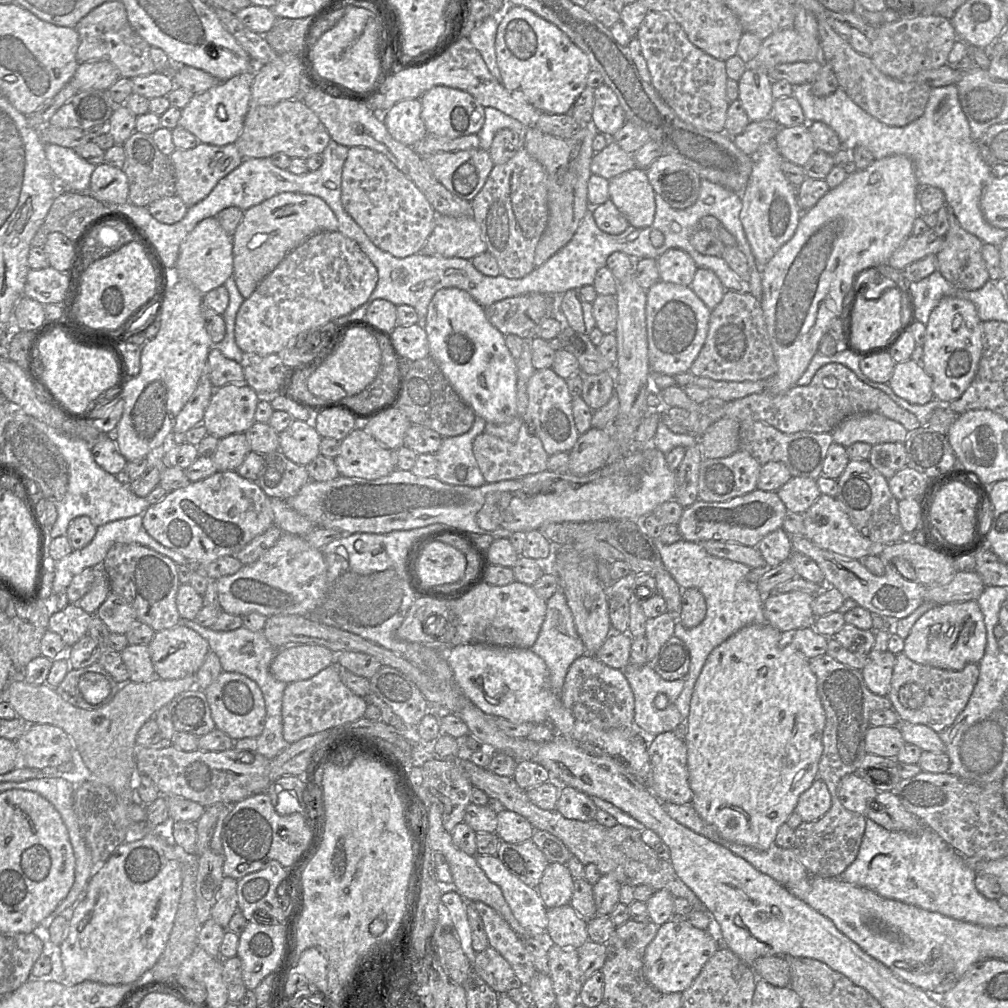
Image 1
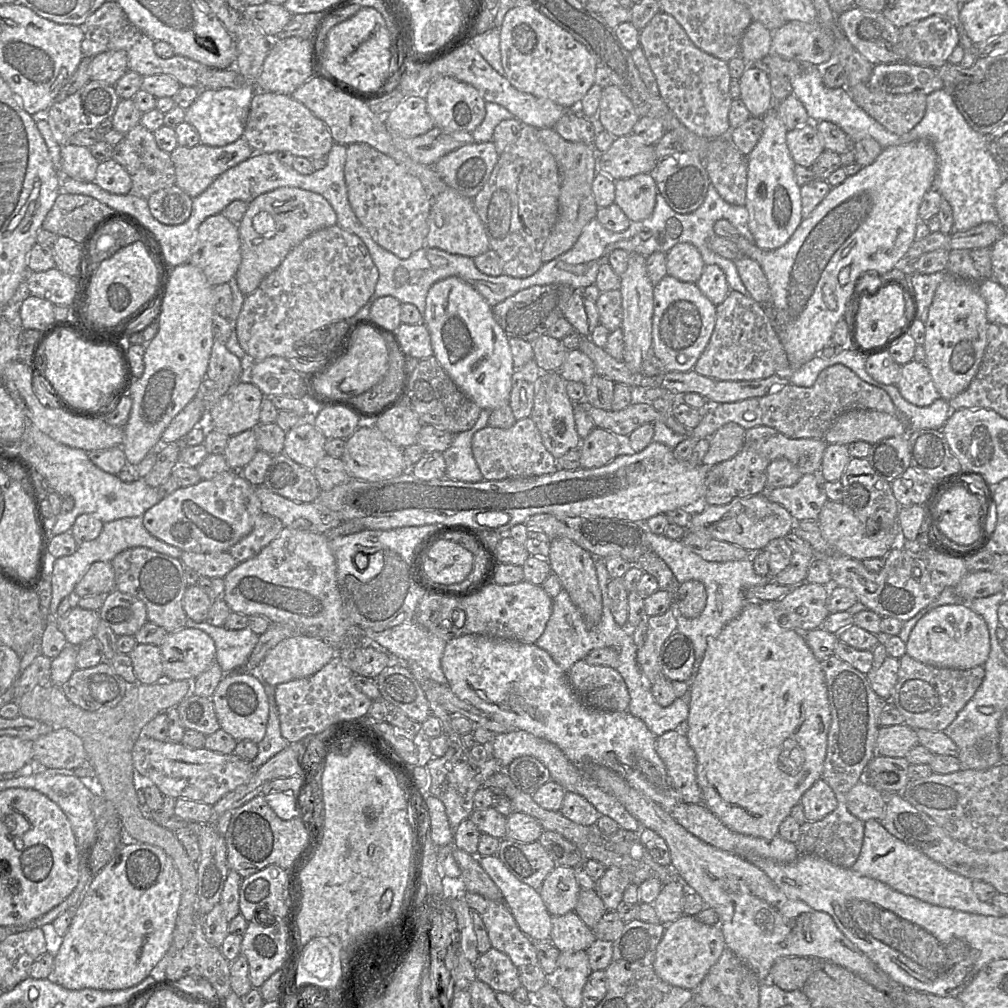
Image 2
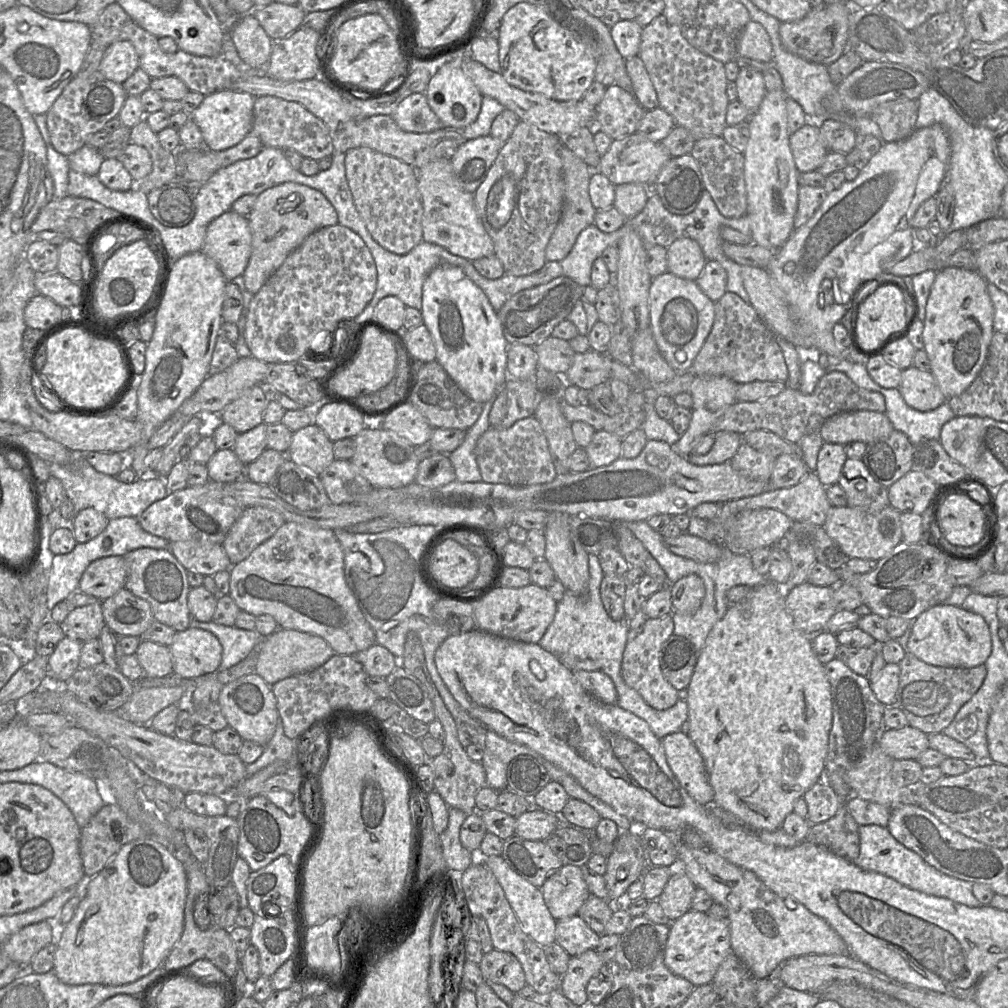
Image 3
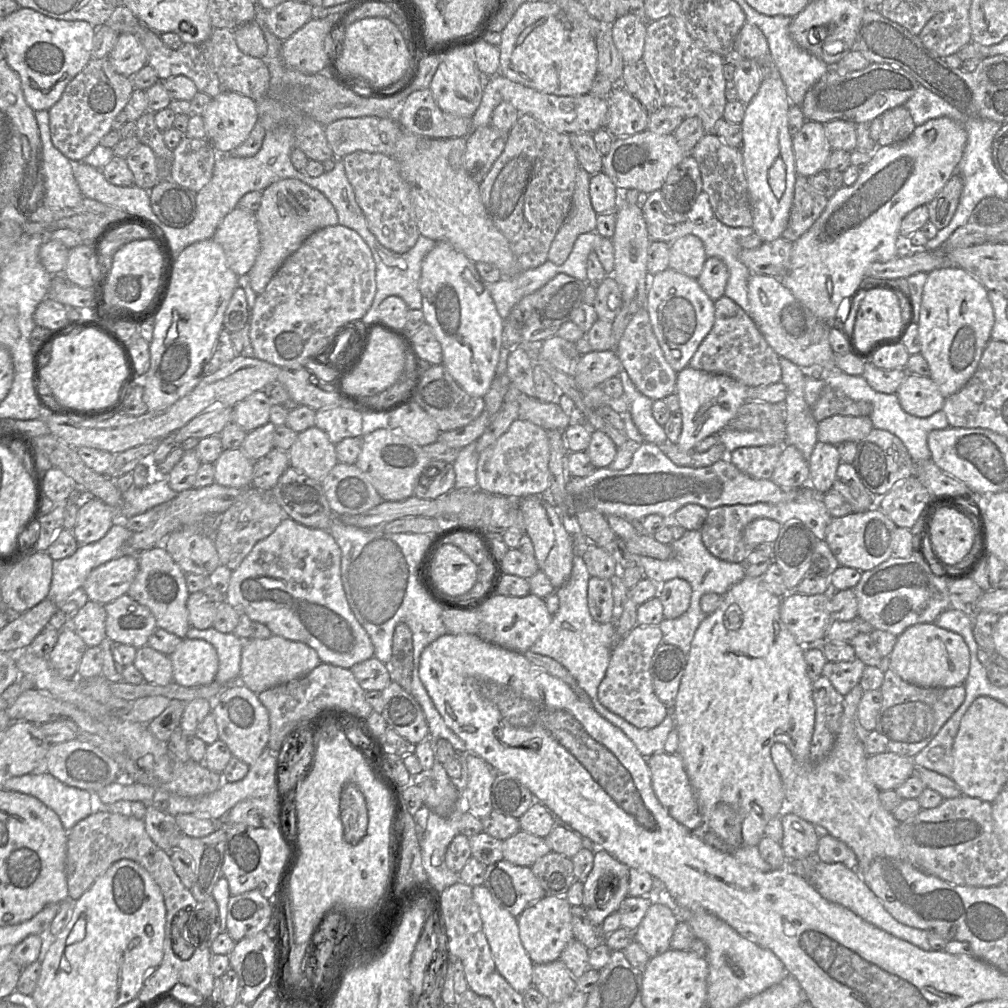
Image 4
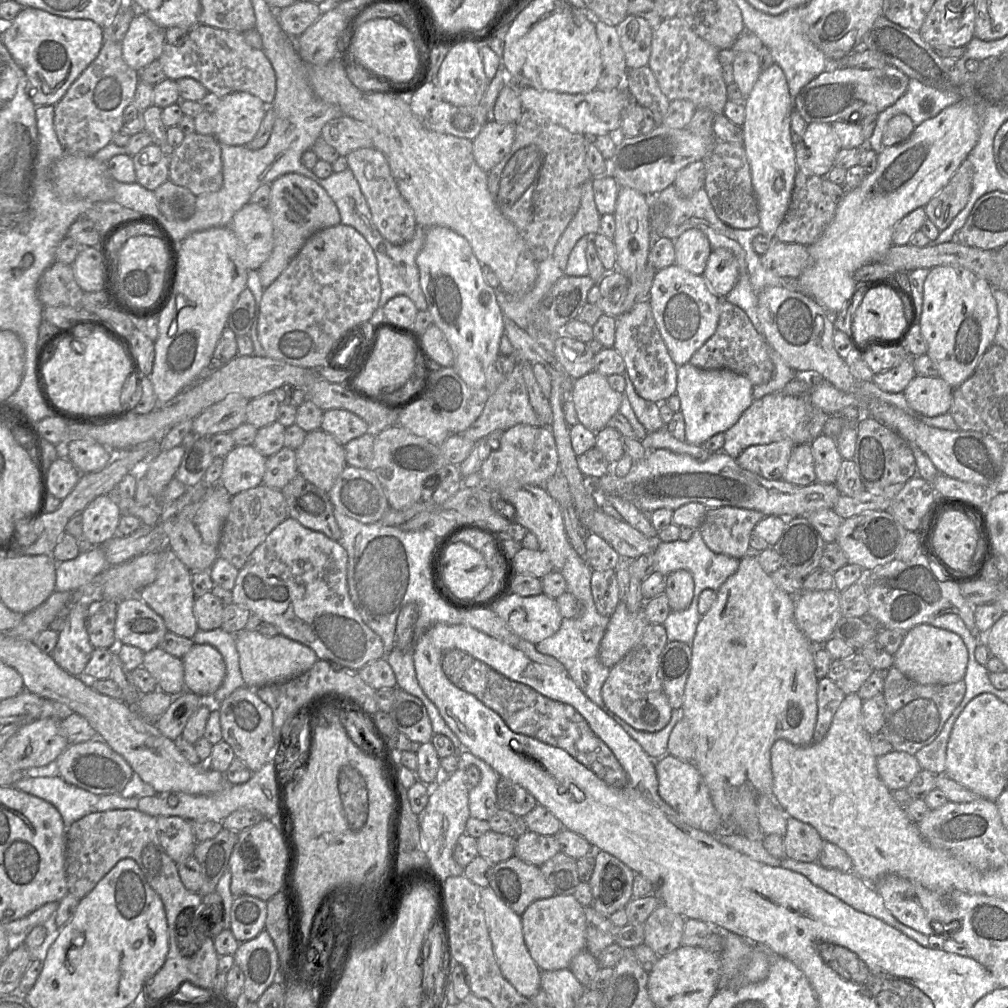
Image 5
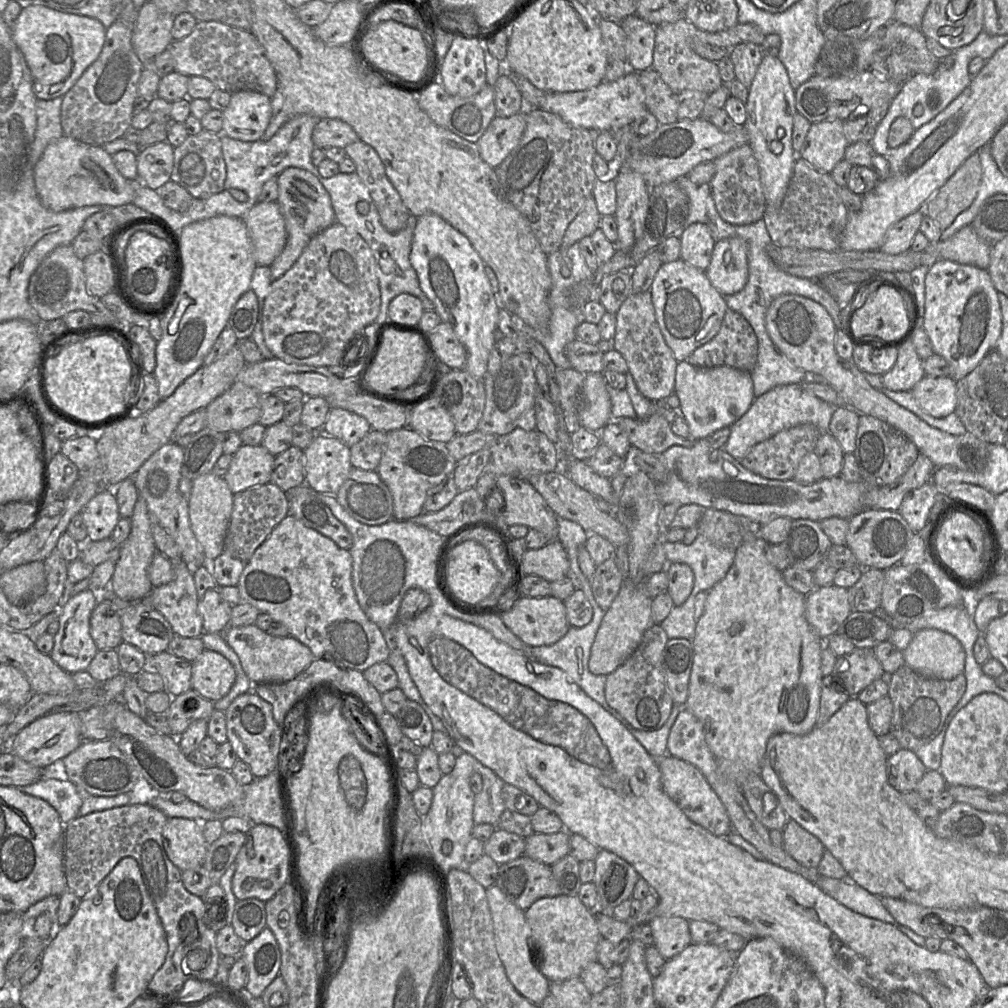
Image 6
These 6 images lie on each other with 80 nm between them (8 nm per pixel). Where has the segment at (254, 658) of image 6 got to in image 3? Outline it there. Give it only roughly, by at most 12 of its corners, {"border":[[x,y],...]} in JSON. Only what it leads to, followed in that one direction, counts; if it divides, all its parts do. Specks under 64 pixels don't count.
{"border":[[279,628],[255,668],[270,686],[312,671],[335,652],[321,637]]}

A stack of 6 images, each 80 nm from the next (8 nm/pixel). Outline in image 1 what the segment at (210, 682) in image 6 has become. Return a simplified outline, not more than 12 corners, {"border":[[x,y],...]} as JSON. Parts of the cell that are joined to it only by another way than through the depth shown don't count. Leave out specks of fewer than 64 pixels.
{"border":[[182,621],[148,647],[166,680],[195,675],[210,651]]}

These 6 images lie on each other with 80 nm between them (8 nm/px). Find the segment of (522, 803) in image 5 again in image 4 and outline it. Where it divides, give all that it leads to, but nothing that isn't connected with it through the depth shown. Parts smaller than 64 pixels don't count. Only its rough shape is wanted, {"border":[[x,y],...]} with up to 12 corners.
{"border":[[497,774],[494,811],[519,819],[535,796],[518,779]]}

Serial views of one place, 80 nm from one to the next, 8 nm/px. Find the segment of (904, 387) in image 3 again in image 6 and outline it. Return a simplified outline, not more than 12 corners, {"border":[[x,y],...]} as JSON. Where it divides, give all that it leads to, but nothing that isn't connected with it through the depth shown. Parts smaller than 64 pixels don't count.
{"border":[[924,376],[911,393],[935,418],[954,413],[957,381]]}

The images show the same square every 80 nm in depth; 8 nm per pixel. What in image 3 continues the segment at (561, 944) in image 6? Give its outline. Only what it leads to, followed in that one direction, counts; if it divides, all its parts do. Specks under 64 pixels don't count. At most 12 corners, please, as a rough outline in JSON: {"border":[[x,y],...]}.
{"border":[[501,856],[481,857],[522,930],[540,946],[555,942],[556,920],[541,889]]}

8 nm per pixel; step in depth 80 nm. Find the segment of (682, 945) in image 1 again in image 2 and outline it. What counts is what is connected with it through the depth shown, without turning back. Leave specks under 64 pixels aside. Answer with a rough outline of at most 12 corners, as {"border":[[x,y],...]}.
{"border":[[681,915],[654,970],[695,991],[725,949],[719,925]]}

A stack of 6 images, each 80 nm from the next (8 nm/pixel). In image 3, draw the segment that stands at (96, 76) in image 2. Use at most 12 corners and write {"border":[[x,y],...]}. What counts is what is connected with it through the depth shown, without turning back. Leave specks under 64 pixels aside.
{"border":[[129,41],[104,52],[98,71],[122,84],[139,67]]}

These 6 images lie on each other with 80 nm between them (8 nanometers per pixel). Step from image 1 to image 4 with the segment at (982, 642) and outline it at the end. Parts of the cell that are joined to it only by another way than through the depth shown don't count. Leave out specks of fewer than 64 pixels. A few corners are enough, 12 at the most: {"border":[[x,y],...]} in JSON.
{"border":[[934,622],[908,627],[888,655],[904,681],[962,685],[963,637]]}

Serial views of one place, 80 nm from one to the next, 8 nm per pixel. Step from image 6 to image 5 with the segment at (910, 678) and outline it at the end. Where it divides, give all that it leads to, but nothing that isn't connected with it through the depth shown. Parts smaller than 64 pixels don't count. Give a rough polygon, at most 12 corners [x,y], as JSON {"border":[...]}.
{"border":[[896,667],[884,679],[879,732],[915,755],[962,701],[964,680],[915,682]]}

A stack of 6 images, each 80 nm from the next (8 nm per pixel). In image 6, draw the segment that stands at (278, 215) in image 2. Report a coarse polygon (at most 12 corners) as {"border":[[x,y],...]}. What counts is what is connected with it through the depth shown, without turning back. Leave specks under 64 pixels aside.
{"border":[[311,172],[277,176],[287,241],[272,281],[314,235],[336,221],[329,193]]}

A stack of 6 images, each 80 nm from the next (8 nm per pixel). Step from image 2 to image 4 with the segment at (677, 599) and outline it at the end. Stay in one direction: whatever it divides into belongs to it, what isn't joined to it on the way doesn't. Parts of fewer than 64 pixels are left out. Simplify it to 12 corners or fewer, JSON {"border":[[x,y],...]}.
{"border":[[684,578],[662,583],[658,596],[663,617],[683,615],[691,585]]}

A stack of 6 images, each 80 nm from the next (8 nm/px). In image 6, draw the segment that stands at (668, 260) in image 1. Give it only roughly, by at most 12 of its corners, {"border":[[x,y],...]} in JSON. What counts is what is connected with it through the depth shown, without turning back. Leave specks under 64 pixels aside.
{"border":[[708,226],[680,234],[680,259],[706,271],[716,244]]}

